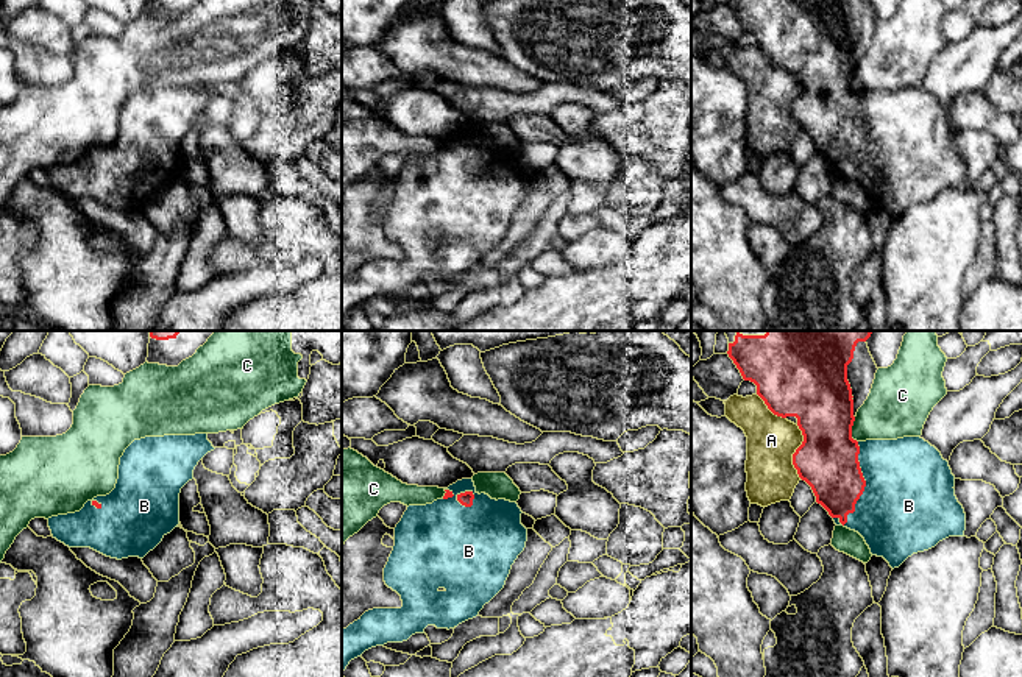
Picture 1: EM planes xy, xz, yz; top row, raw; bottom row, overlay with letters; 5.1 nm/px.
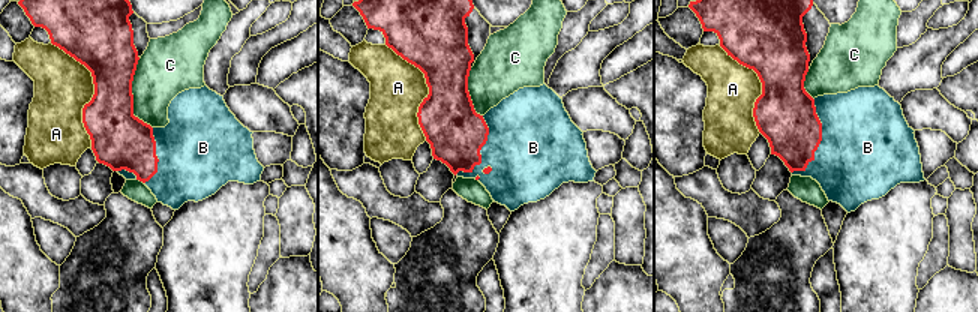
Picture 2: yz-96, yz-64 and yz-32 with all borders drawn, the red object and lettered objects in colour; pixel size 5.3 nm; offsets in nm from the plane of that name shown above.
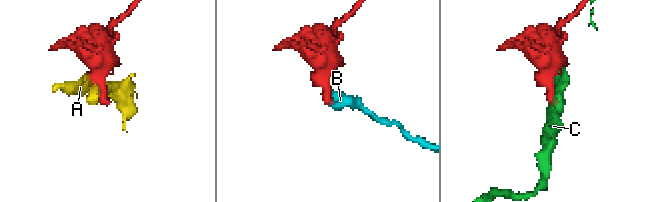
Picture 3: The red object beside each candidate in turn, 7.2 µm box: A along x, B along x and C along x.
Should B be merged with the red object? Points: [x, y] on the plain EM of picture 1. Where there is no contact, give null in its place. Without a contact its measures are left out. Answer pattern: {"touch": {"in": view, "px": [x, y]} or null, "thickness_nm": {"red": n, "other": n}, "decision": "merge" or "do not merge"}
{"touch": {"in": "yz", "px": [865, 136]}, "thickness_nm": {"red": 320, "other": 480}, "decision": "merge"}

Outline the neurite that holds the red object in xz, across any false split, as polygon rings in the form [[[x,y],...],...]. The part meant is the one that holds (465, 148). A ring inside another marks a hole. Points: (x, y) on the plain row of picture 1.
[[[462,129],[445,139],[445,147],[426,156],[409,156],[395,178],[395,197],[384,218],[384,232],[401,246],[401,259],[373,259],[342,281],[342,324],[351,310],[365,301],[387,293],[407,292],[415,284],[424,284],[428,276],[454,279],[479,265],[506,236],[512,215],[524,201],[527,179],[521,175],[521,159],[516,153],[491,150],[477,144],[473,129]]]

